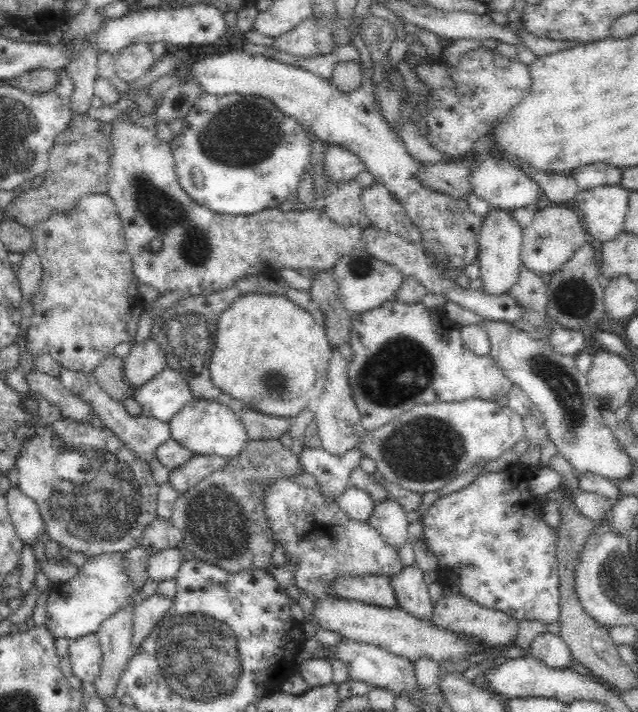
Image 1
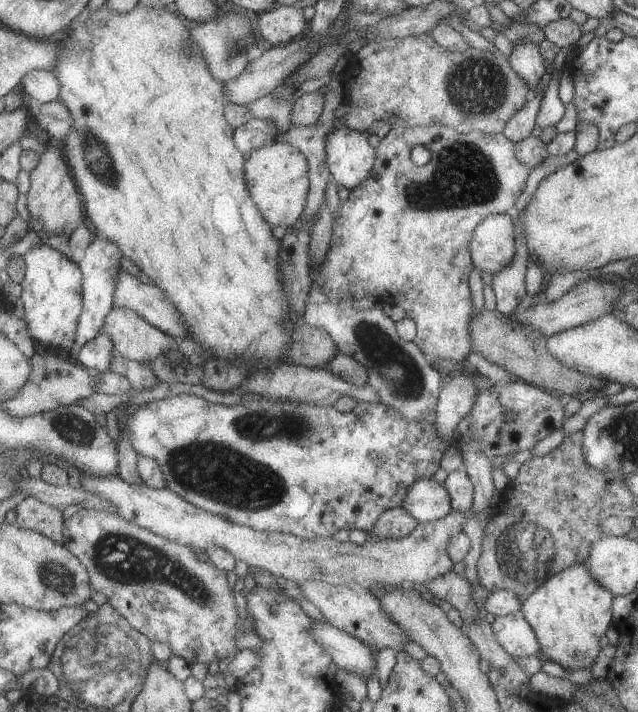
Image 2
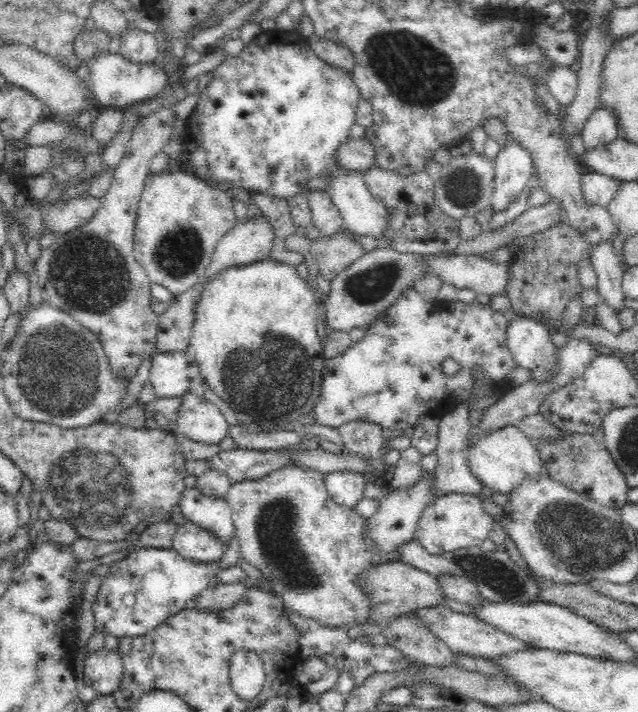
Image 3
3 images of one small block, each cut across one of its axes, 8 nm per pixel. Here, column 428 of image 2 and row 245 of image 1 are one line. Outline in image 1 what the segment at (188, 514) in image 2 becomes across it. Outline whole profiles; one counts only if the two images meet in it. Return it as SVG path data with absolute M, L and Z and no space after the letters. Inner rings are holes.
M565 205L547 206L533 213L532 223L523 230L521 264L528 270L547 278L568 262L578 247L589 240L588 233L574 209Z

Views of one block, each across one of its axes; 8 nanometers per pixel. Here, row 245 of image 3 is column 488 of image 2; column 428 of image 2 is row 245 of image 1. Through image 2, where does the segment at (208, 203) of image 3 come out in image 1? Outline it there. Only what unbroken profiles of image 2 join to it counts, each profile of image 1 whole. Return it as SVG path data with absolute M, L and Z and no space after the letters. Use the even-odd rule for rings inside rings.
M126 112L126 124L121 123L121 119L119 119L114 122L112 129L113 132L110 134L108 140L111 145L111 160L109 174L107 175L107 195L114 199L118 216L122 220L127 251L130 253L133 262L134 274L140 283L153 286L161 293L165 293L166 291L182 291L182 293L186 293L187 295L196 296L196 294L204 294L209 296L210 294L216 294L218 291L224 290L225 288L232 287L234 281L244 276L248 276L249 278L251 276L276 277L278 272L283 268L292 268L298 272L303 268L315 268L320 271L330 269L342 258L342 256L350 254L354 249L360 249L360 242L362 242L363 233L366 229L359 228L358 226L340 226L336 224L336 222L333 222L329 218L323 207L320 205L303 211L292 209L288 212L283 212L279 207L265 208L260 212L255 212L254 214L249 215L218 213L210 210L208 207L199 205L194 199L191 199L190 196L188 196L188 193L184 191L182 185L177 181L173 151L169 142L164 143L158 140L153 129L144 129L142 125L132 123L130 117L128 117L128 112ZM157 239L162 242L162 249L159 252L152 251L150 247L150 242Z

